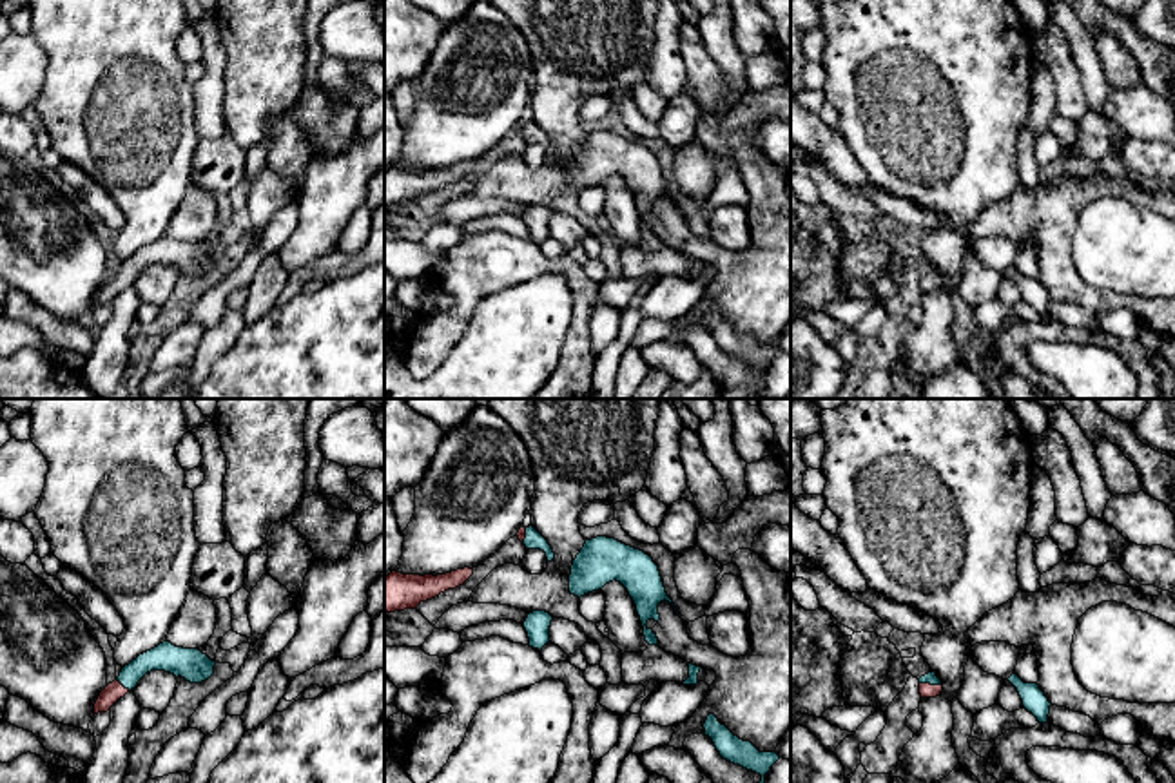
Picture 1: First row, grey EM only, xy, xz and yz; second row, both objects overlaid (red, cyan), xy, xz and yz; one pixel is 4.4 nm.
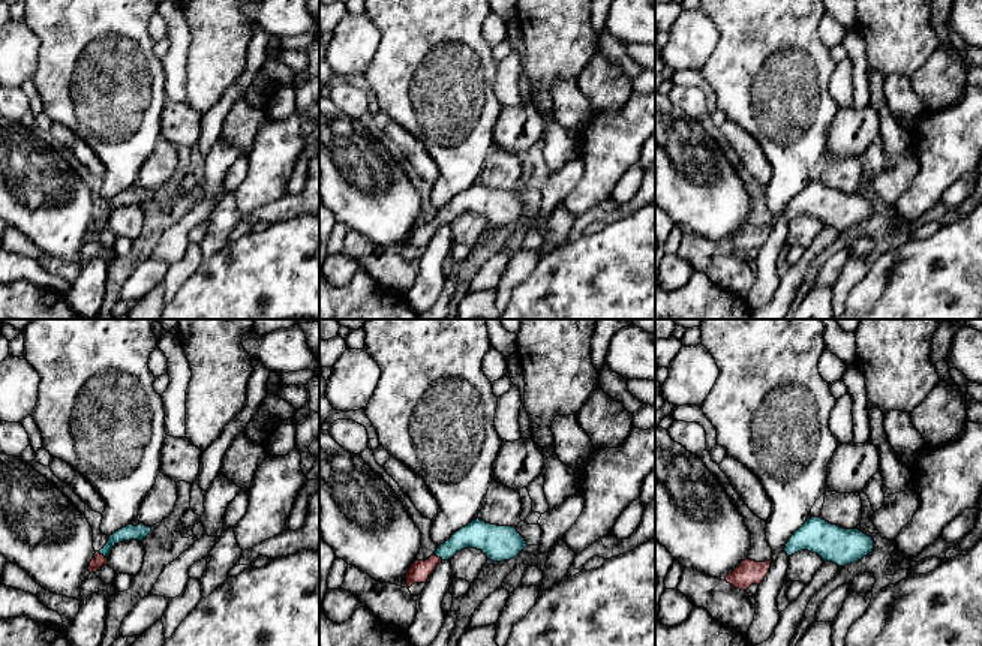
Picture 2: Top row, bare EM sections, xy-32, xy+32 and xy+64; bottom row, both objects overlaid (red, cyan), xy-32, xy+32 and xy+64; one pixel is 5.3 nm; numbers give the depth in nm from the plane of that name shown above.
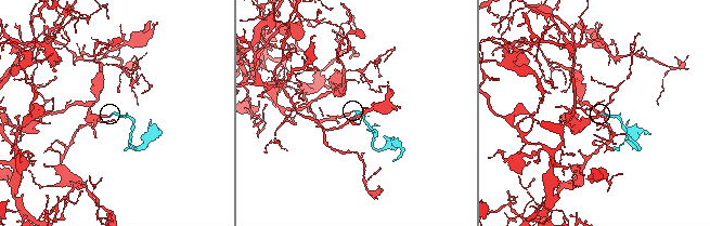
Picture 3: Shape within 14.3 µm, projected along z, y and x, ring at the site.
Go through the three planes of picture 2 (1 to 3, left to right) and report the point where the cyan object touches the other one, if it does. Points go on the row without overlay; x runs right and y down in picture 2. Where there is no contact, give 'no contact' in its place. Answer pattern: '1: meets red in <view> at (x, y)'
1: meets red in xy-32 at (102, 219)
2: meets red in xy+32 at (440, 222)
3: no contact

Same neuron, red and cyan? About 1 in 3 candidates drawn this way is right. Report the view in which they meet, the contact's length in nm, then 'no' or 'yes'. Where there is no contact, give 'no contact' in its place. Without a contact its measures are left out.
yz | 100 nm | yes

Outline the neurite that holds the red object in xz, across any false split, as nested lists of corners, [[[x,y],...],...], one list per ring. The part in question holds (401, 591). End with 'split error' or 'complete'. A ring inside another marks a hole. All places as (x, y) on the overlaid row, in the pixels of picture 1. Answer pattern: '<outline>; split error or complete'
[[[464,567],[446,575],[403,575],[392,571],[384,576],[384,613],[417,609],[421,602],[432,600],[448,589],[462,585],[473,569]]]; complete

